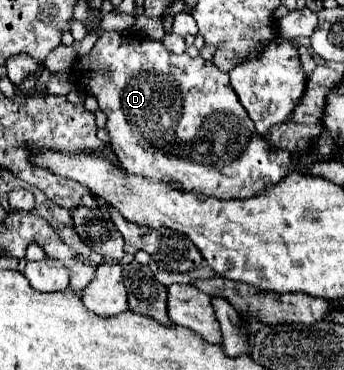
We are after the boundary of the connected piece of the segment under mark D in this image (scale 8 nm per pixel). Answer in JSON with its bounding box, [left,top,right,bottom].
[73,31,293,199]

